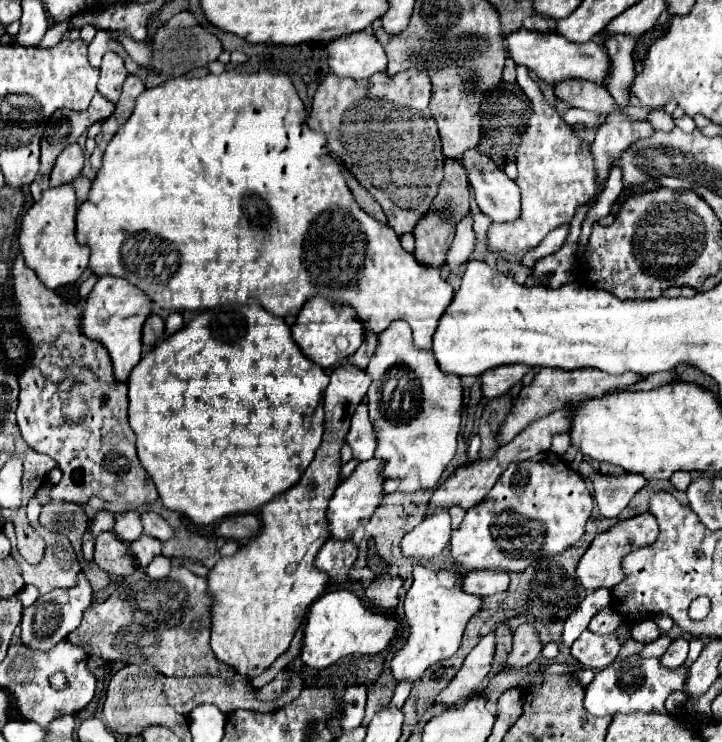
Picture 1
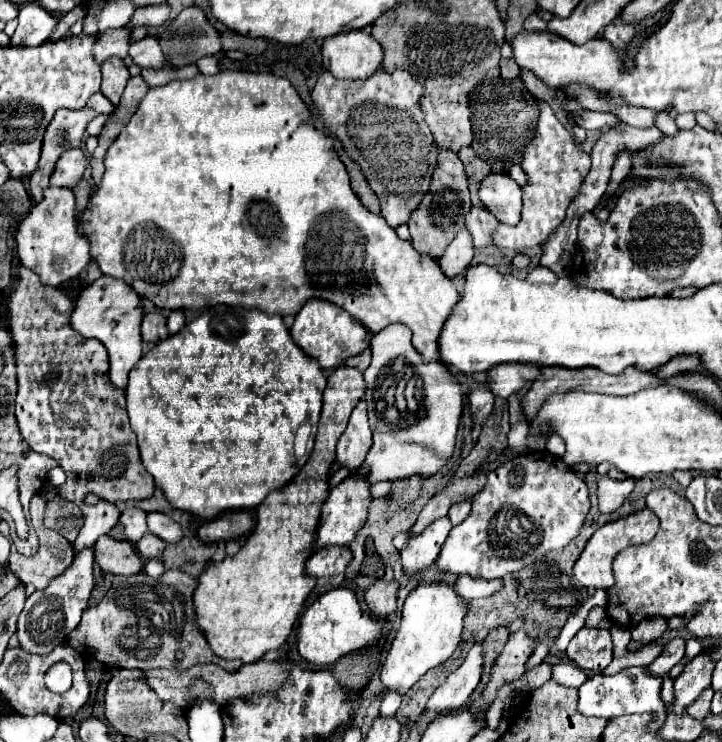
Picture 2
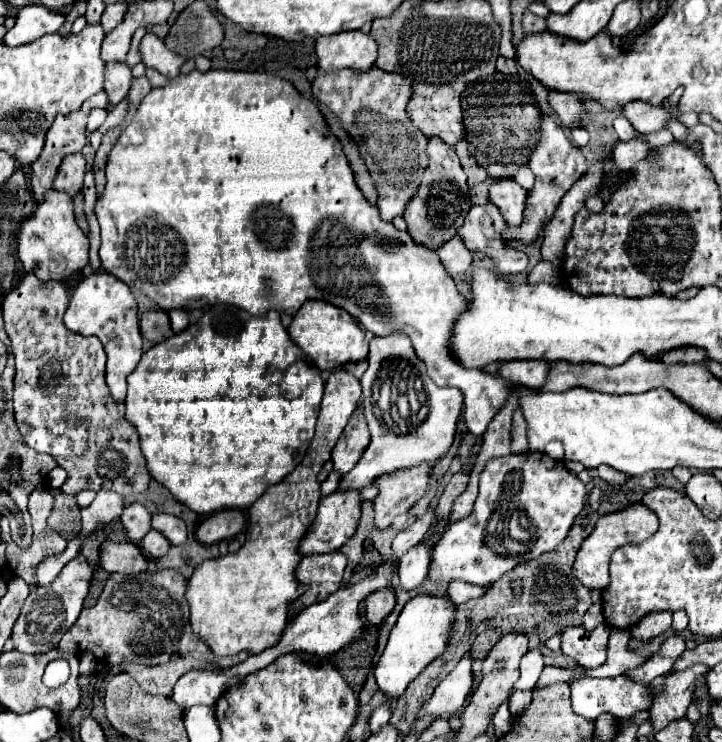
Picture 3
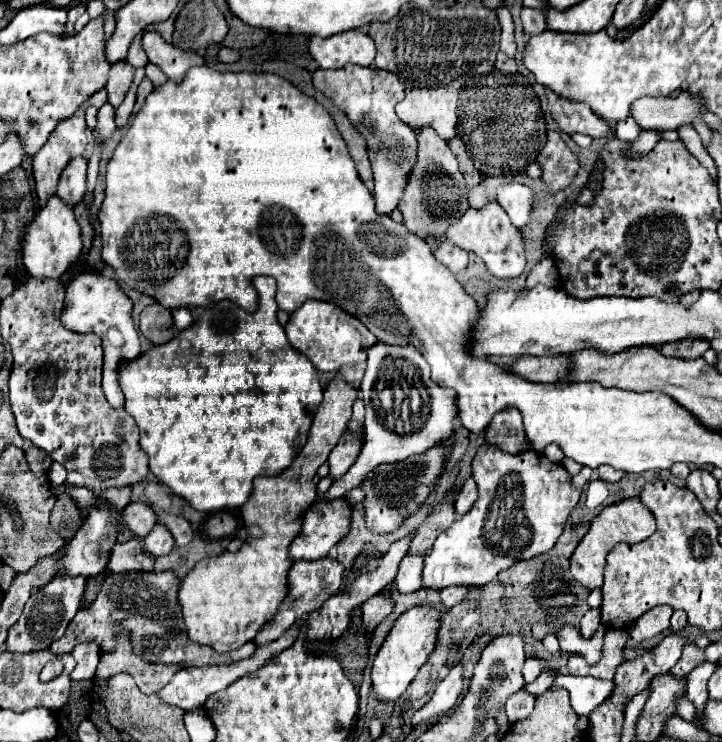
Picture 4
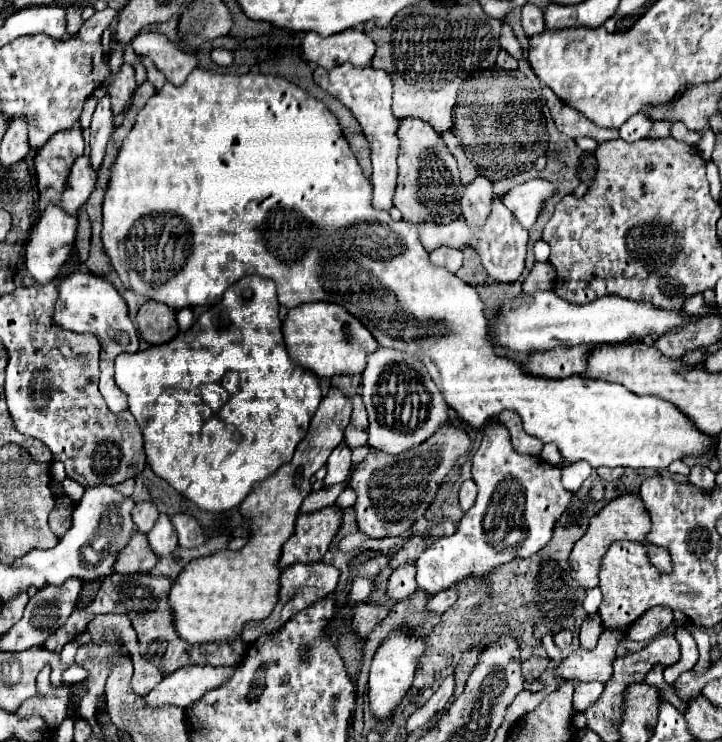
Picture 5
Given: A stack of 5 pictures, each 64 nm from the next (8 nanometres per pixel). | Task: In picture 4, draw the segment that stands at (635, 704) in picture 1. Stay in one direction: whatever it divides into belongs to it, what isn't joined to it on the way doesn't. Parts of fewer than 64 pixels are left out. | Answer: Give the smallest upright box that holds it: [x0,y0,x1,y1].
[554,674,614,716]

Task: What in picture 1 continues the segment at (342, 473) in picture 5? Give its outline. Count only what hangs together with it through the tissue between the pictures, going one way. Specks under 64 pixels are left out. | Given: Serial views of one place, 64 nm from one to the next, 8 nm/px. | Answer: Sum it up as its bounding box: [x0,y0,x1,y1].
[346,402,378,462]

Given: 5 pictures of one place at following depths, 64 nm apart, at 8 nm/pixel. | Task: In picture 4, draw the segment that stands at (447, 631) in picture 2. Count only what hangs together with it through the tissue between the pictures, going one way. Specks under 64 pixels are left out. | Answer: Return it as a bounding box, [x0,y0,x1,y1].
[372,606,440,702]

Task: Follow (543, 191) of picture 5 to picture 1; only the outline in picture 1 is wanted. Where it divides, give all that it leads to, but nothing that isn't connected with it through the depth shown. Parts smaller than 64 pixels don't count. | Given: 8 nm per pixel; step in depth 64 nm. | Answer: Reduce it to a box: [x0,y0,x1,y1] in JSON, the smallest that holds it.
[466,170,520,222]

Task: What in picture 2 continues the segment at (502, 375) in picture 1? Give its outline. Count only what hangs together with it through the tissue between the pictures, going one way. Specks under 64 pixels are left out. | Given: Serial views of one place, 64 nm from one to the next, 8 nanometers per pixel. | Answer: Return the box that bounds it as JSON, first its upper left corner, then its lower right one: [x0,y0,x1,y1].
[488,364,540,398]

